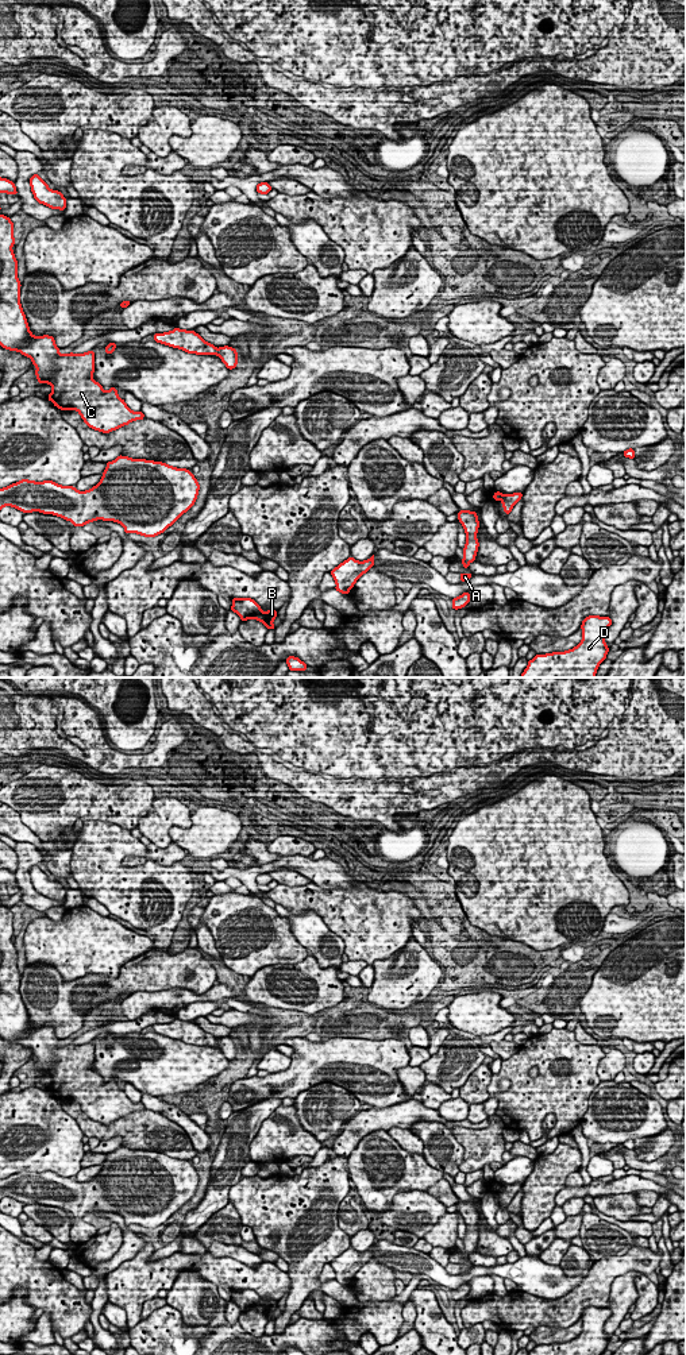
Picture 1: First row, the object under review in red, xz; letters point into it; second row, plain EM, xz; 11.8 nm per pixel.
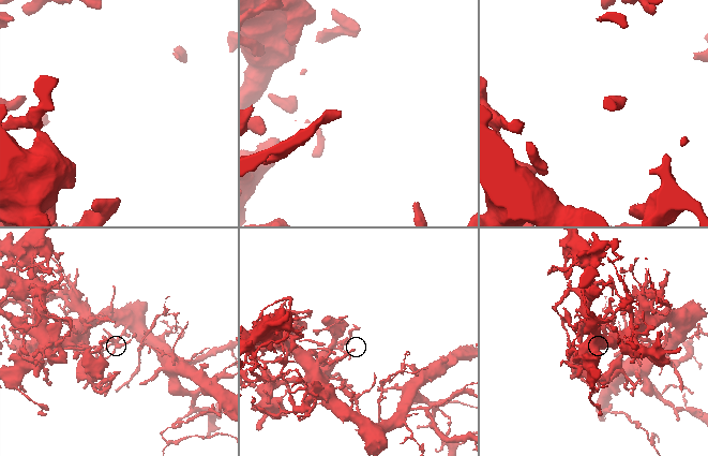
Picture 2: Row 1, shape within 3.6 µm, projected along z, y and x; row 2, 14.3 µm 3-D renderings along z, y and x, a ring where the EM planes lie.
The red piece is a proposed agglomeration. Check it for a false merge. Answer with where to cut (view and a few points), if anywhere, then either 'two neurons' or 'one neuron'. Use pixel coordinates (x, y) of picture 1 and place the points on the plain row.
cut in xz along (503, 1186), (500, 1189); two neurons

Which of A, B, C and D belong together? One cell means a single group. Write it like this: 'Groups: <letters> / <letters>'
Groups: A / B C D

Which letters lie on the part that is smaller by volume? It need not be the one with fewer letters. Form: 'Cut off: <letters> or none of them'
Cut off: A

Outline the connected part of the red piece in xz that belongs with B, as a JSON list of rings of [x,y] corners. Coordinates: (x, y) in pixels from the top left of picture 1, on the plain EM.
[[[232,1289],[231,1301],[240,1308],[242,1313],[254,1309],[265,1315],[269,1321],[275,1320],[273,1312],[277,1308],[277,1301],[262,1302],[261,1297],[251,1289]]]

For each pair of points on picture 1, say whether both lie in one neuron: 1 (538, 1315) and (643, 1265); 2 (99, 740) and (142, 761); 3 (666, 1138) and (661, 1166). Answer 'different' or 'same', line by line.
1: same
2: same
3: different

